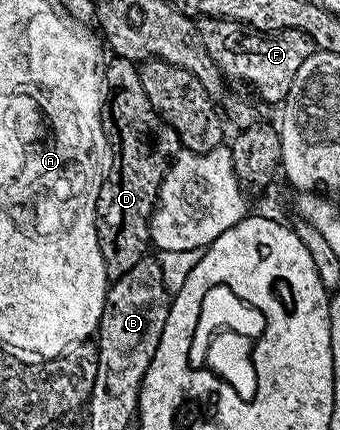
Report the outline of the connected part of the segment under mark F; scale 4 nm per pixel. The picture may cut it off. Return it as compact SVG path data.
M200 18L197 23L199 36L205 45L212 61L219 66L220 71L228 80L240 79L248 83L261 98L267 103L282 104L286 99L289 89L293 85L293 77L297 77L297 69L305 65L305 61L311 56L313 44L311 38L297 29L285 29L284 31L258 31L255 27L249 27L246 23L239 23L235 19L209 19Z

